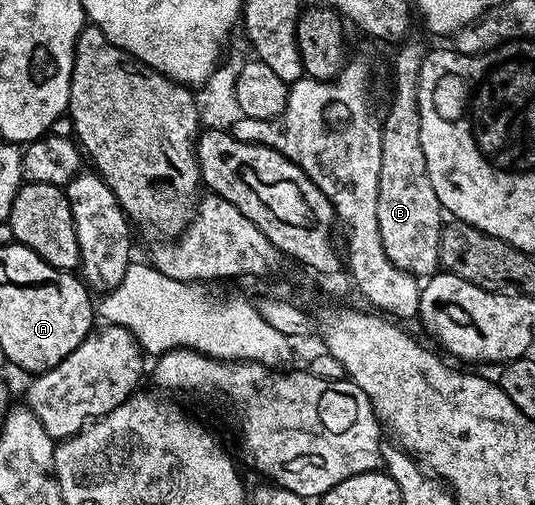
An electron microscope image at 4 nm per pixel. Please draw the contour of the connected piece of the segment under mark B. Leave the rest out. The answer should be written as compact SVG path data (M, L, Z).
M408 39L399 46L400 49L396 53L396 58L392 61L392 81L396 84L396 90L392 93L392 106L388 109L388 114L383 114L382 124L380 127L380 138L382 139L382 171L378 175L378 235L382 235L382 251L386 251L386 259L390 259L390 263L394 263L394 267L398 267L402 271L406 271L410 276L417 279L427 279L441 268L440 252L438 251L438 243L440 242L440 230L442 228L442 210L440 208L440 197L434 195L434 183L430 183L430 175L426 171L426 155L422 155L422 119L420 118L420 108L418 107L418 99L416 98L416 84L418 83L418 75L422 71L422 63L424 62L424 54L426 46L420 41L412 41Z

